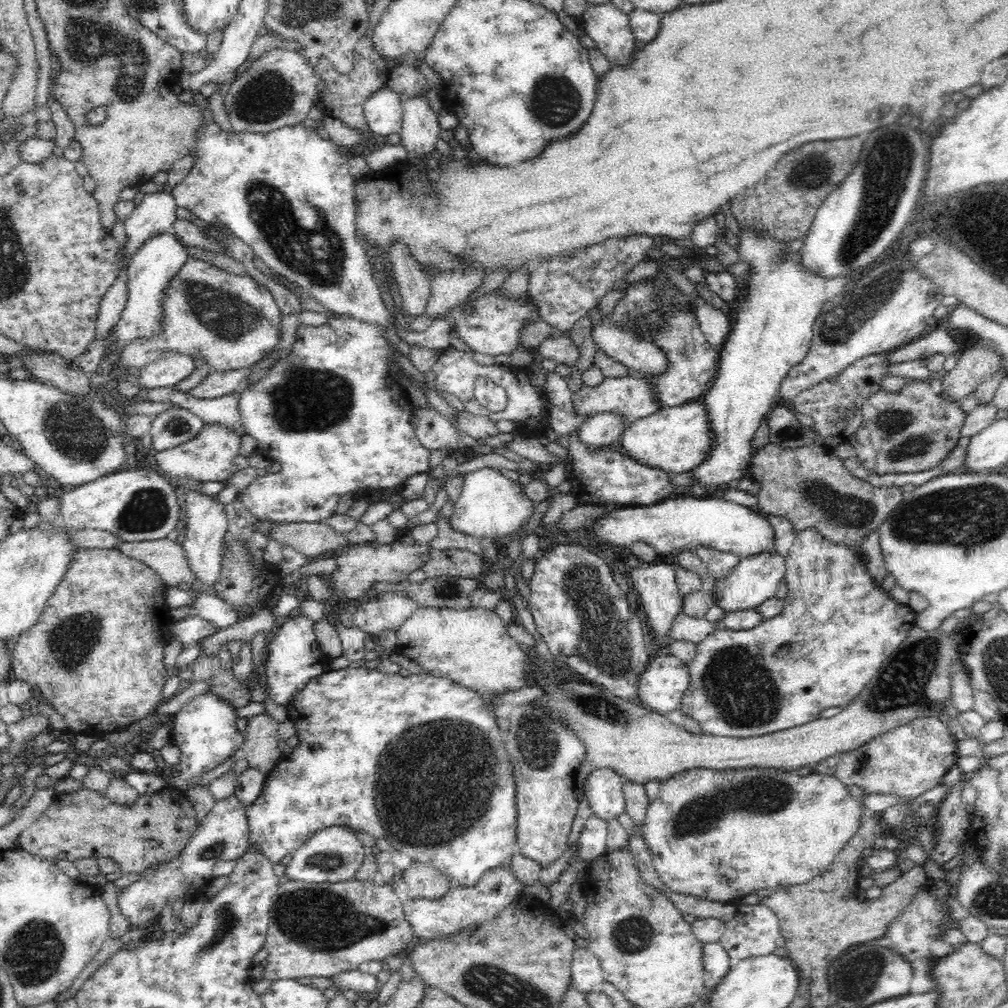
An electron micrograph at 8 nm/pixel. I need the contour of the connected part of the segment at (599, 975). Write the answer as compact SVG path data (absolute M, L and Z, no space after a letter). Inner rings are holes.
M576 948L573 950L571 962L571 980L578 991L588 994L598 984L605 980L601 962L588 948Z

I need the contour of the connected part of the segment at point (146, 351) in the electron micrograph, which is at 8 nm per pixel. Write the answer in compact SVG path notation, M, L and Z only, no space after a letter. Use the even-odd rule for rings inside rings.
M190 257L170 282L162 300L162 316L159 317L159 328L156 336L134 338L122 349L117 361L120 376L117 389L121 396L132 399L138 395L138 385L128 382L130 368L144 368L148 362L158 358L158 352L179 352L186 356L199 354L205 363L216 372L249 368L261 360L268 350L279 343L282 334L282 314L274 295L262 284L255 282L250 276L236 276L224 271L216 265Z

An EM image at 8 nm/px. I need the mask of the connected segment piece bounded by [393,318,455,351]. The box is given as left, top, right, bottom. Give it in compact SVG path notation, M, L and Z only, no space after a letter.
M443 318L432 320L432 323L424 331L406 331L393 322L398 327L397 334L401 340L405 340L410 346L420 345L436 350L446 350L450 348L450 334L454 333L454 326Z

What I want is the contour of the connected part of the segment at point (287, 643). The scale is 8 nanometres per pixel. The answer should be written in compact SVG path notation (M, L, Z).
M302 614L290 617L272 634L266 653L267 677L269 681L270 699L276 704L286 706L294 700L296 692L300 692L315 676L320 676L331 662L332 658L320 651L315 631L314 621Z

